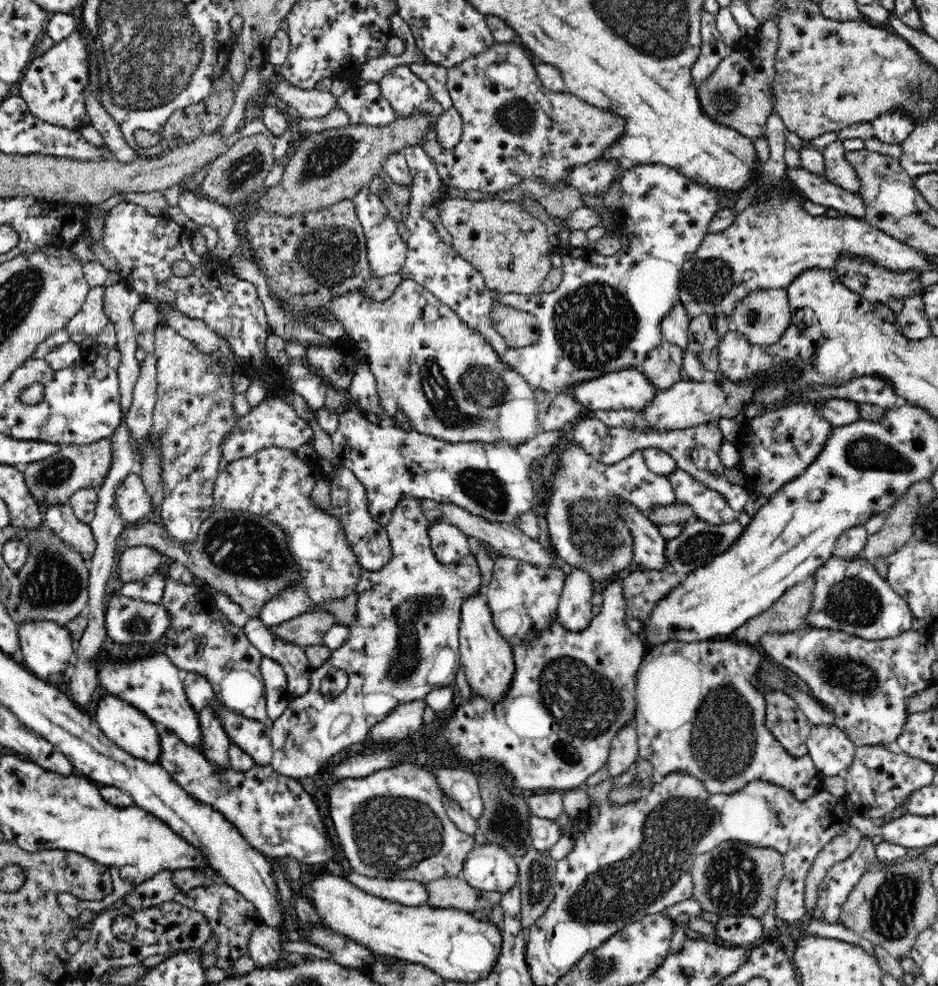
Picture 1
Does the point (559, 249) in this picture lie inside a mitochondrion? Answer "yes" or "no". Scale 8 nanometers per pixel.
no

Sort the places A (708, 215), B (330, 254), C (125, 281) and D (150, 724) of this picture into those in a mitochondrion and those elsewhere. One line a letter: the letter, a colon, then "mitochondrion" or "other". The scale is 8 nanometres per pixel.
A: other
B: mitochondrion
C: other
D: other

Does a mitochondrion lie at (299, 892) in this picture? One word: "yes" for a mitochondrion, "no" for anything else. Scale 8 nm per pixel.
no

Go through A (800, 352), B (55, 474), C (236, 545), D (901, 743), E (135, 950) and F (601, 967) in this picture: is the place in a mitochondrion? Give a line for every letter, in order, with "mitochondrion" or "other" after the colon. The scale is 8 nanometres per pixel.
A: other
B: mitochondrion
C: mitochondrion
D: other
E: other
F: mitochondrion

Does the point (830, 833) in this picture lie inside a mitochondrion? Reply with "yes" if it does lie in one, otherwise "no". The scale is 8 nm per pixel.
no

